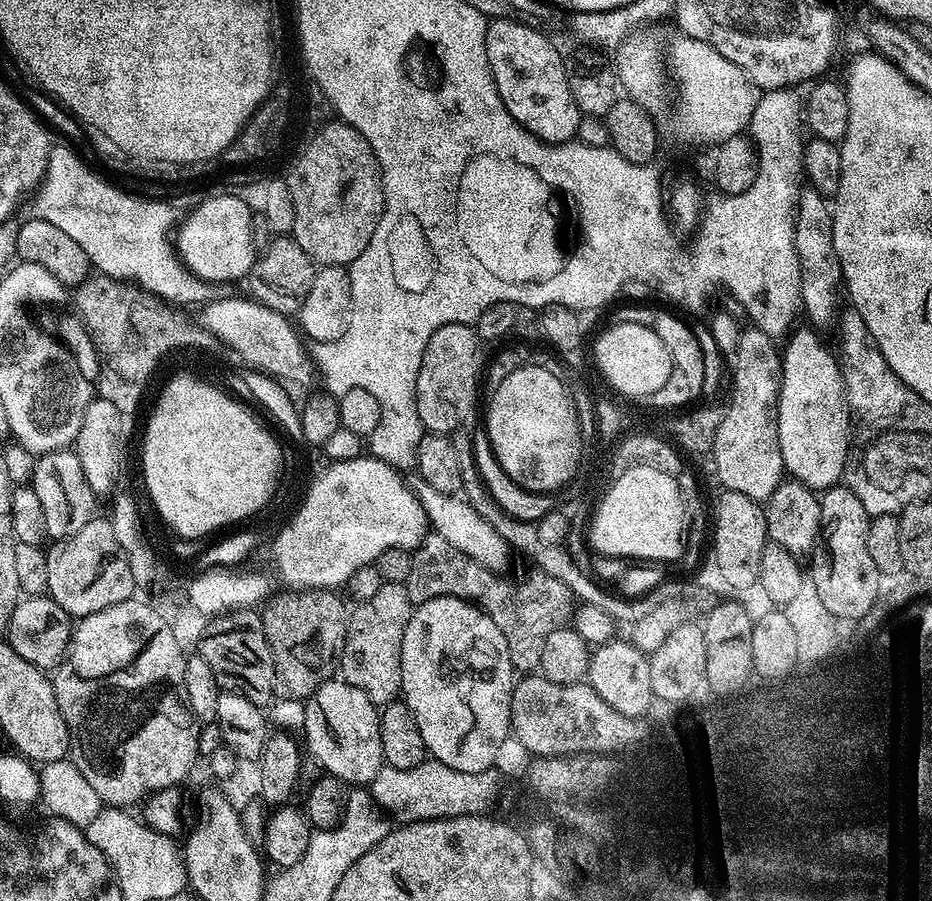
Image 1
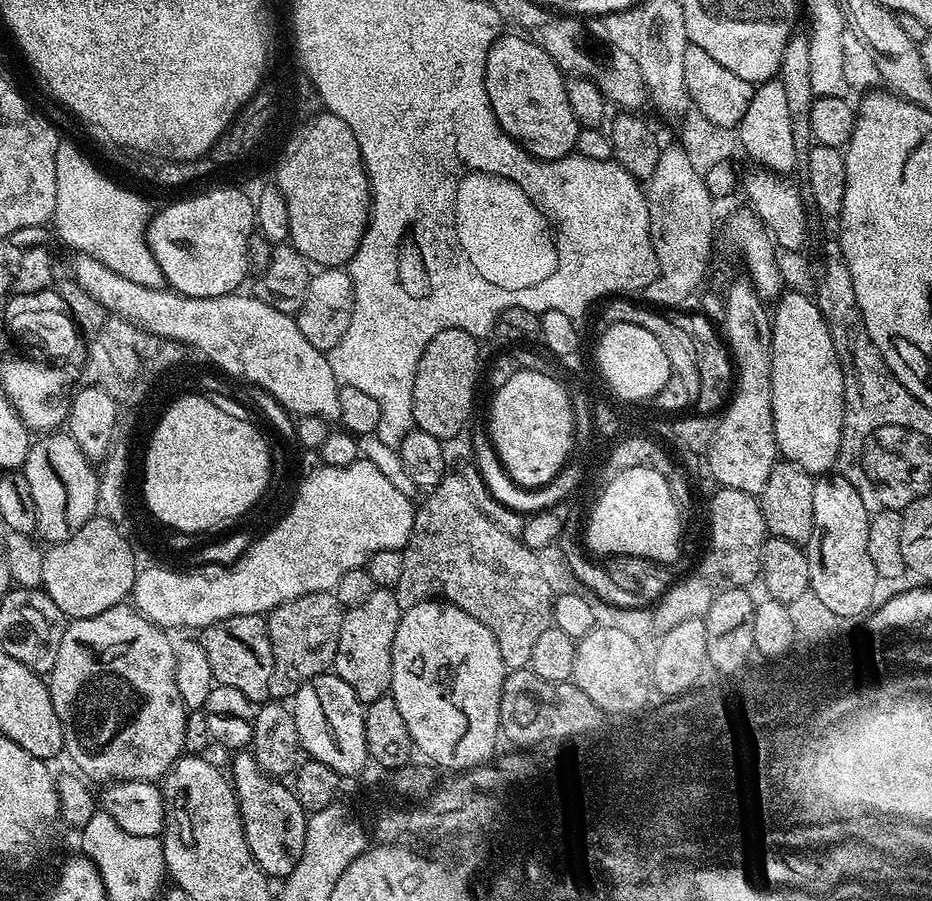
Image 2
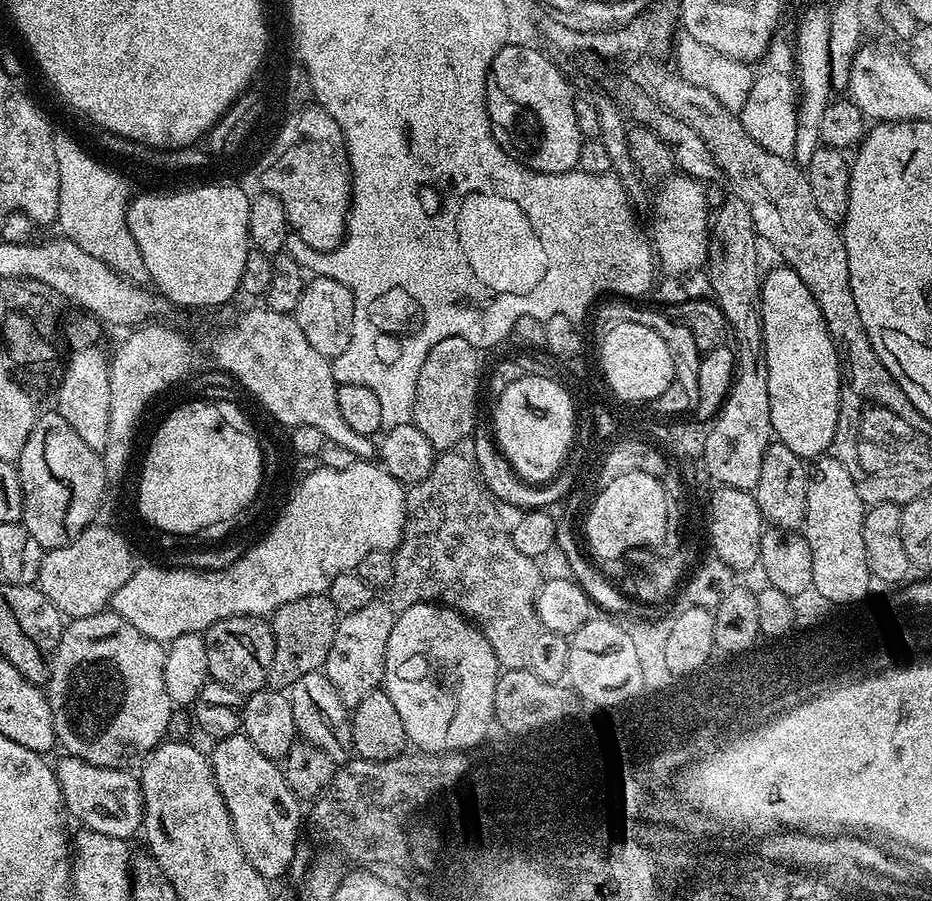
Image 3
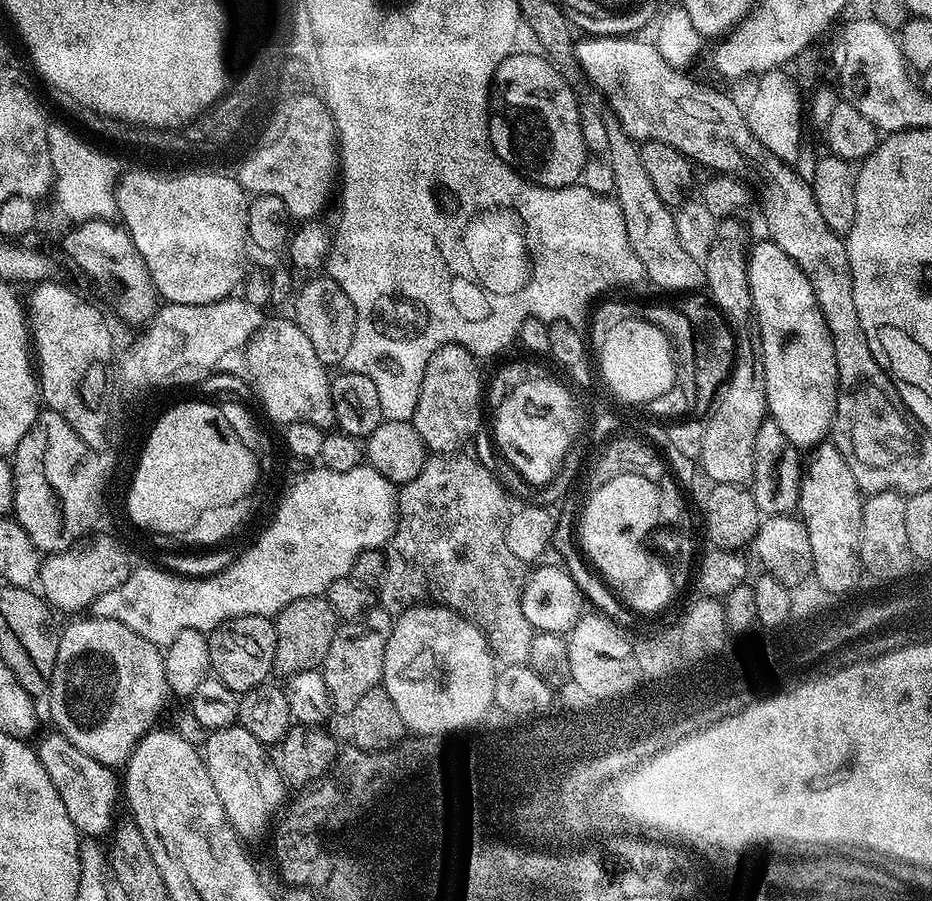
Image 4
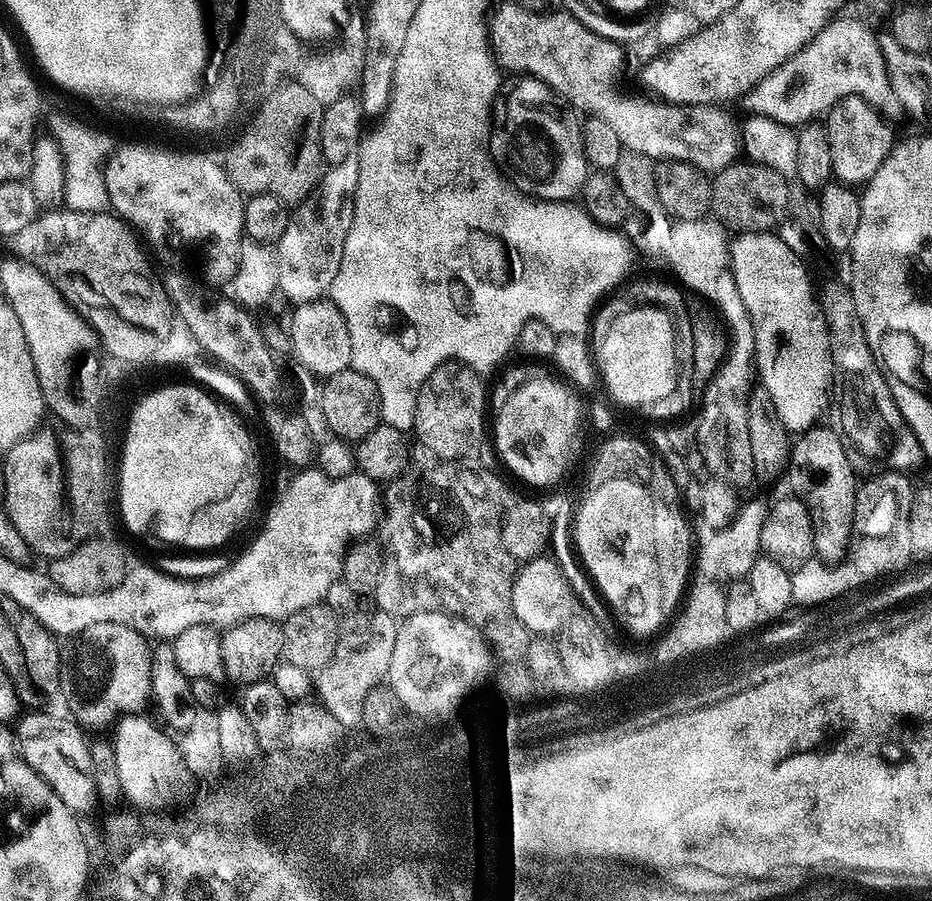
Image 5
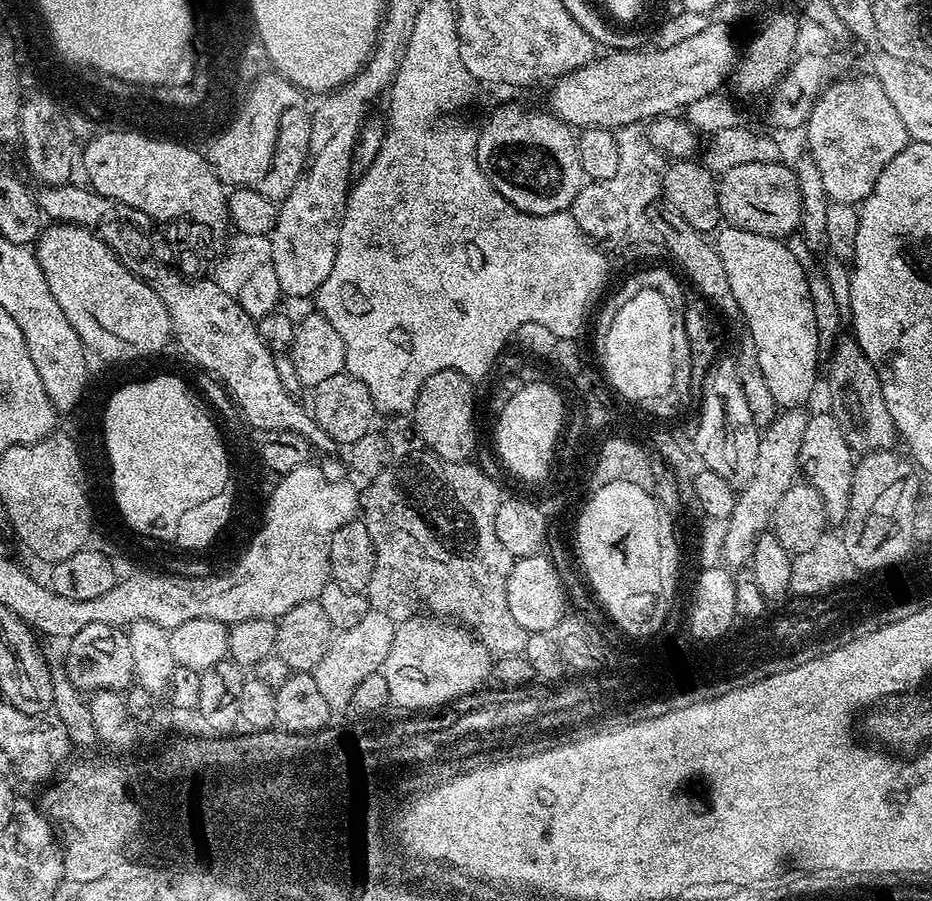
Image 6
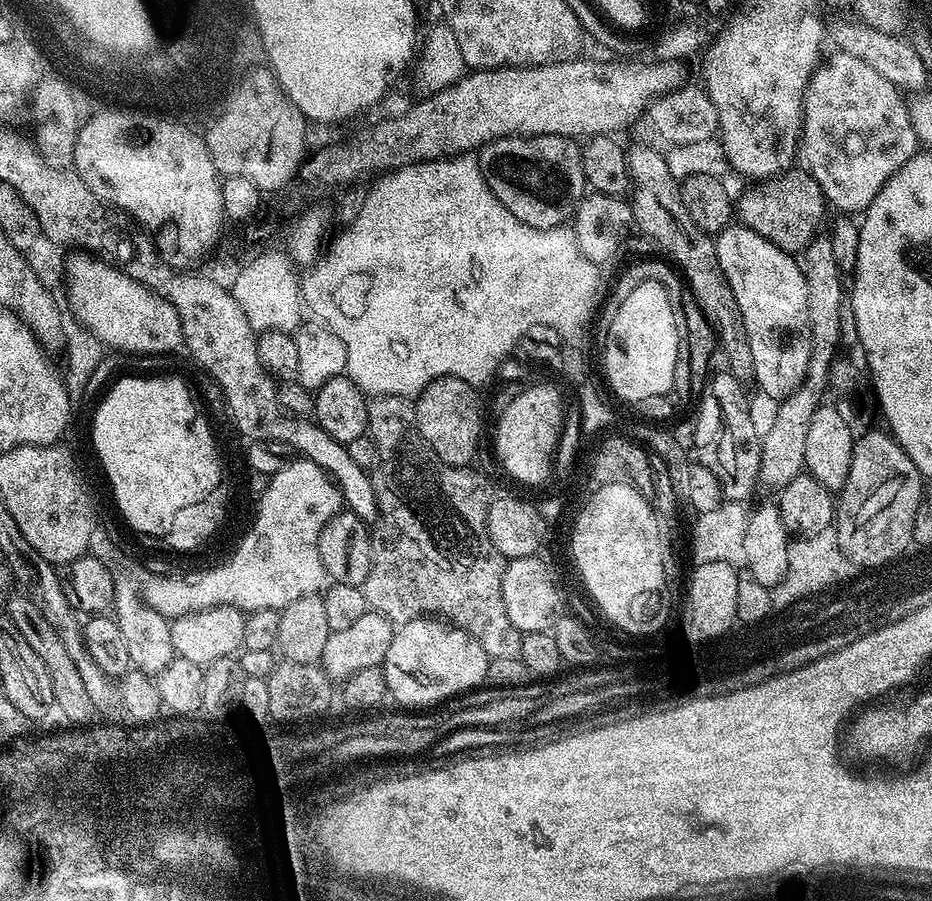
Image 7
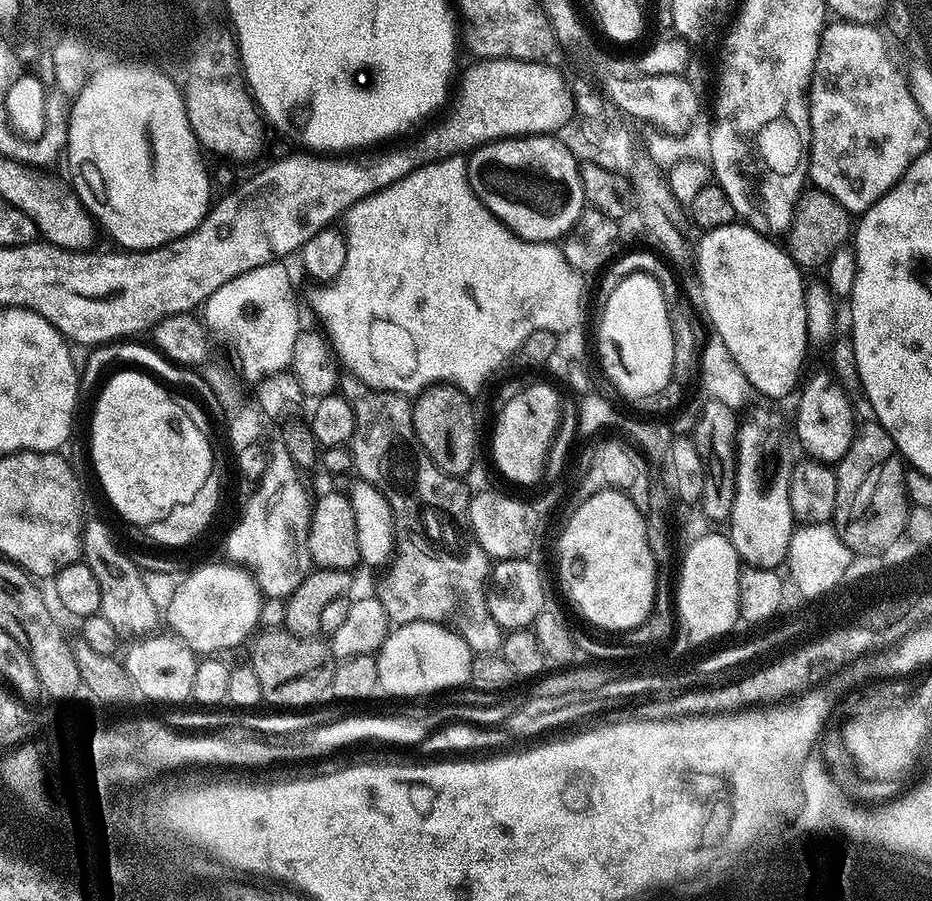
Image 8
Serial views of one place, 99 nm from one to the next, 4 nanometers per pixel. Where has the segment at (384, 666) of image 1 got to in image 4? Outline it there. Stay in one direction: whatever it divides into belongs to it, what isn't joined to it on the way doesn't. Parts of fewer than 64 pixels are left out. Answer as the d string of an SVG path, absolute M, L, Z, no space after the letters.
M369 615L366 622L349 627L352 628L349 632L337 631L334 642L330 642L330 650L326 650L326 658L318 670L326 682L328 697L335 711L345 712L345 714L355 712L358 698L362 698L362 694L366 694L383 681L384 655L388 645L390 620L387 615L379 615Z

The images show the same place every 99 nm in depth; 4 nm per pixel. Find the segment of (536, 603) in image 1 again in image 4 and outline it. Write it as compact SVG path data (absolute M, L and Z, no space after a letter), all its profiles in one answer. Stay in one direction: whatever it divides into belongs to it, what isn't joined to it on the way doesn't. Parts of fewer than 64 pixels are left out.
M452 454L448 476L414 478L399 489L396 502L396 528L384 552L384 576L378 585L378 604L388 614L399 614L423 605L429 596L436 606L451 608L478 626L488 640L488 647L495 648L504 660L522 660L528 648L528 637L534 629L526 622L520 606L522 565L506 547L500 507L504 504L506 489L490 469L471 455Z

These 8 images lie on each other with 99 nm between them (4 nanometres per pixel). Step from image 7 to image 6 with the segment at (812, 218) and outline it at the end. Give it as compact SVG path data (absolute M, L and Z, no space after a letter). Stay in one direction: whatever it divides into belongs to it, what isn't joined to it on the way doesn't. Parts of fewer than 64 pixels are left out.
M746 162L746 166L734 166L718 180L718 206L720 219L729 228L746 230L750 234L762 234L766 238L788 238L801 227L803 214L802 194L799 193L798 178L793 169L784 162Z

